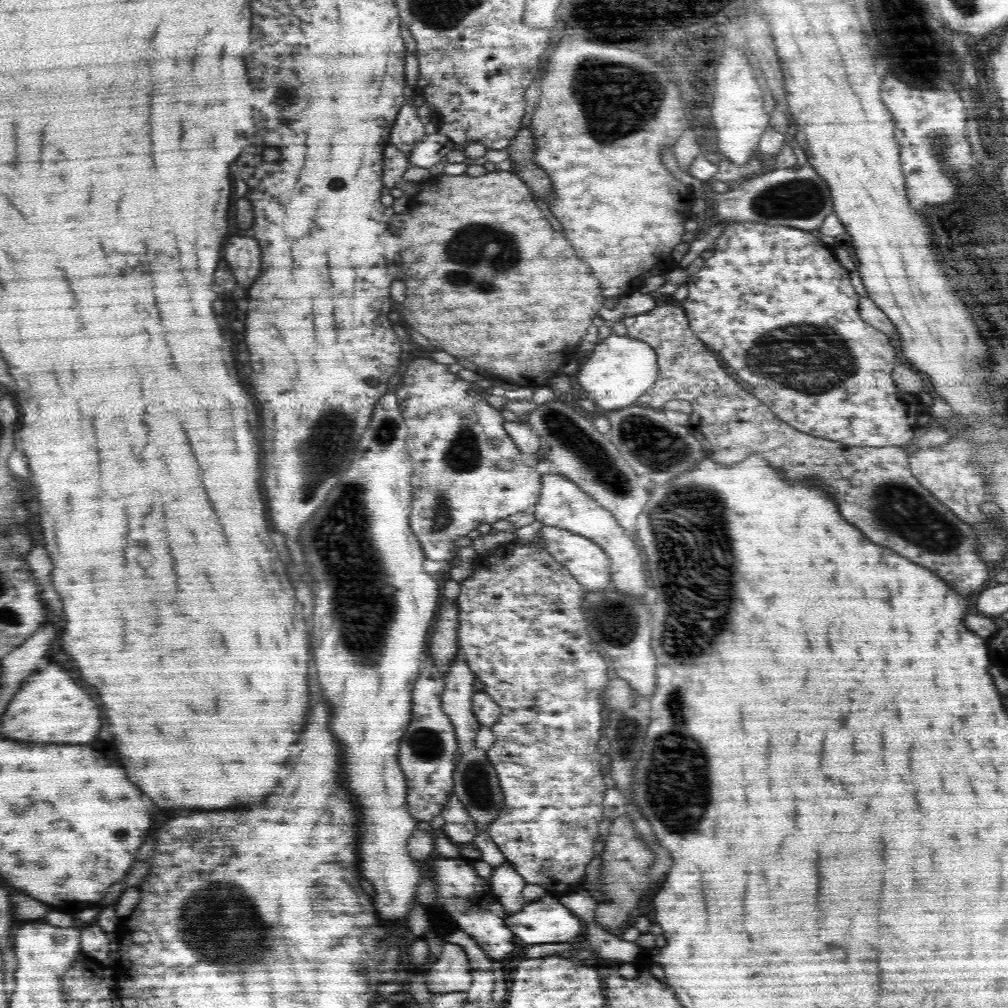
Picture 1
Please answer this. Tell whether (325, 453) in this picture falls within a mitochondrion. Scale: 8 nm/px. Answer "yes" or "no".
yes

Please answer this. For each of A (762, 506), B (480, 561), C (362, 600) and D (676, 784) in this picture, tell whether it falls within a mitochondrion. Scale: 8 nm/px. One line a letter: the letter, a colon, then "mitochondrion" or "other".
A: other
B: other
C: mitochondrion
D: mitochondrion

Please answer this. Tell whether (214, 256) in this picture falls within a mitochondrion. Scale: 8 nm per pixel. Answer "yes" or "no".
no

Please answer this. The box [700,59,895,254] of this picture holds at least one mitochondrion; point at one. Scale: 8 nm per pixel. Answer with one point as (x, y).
(799, 198)

